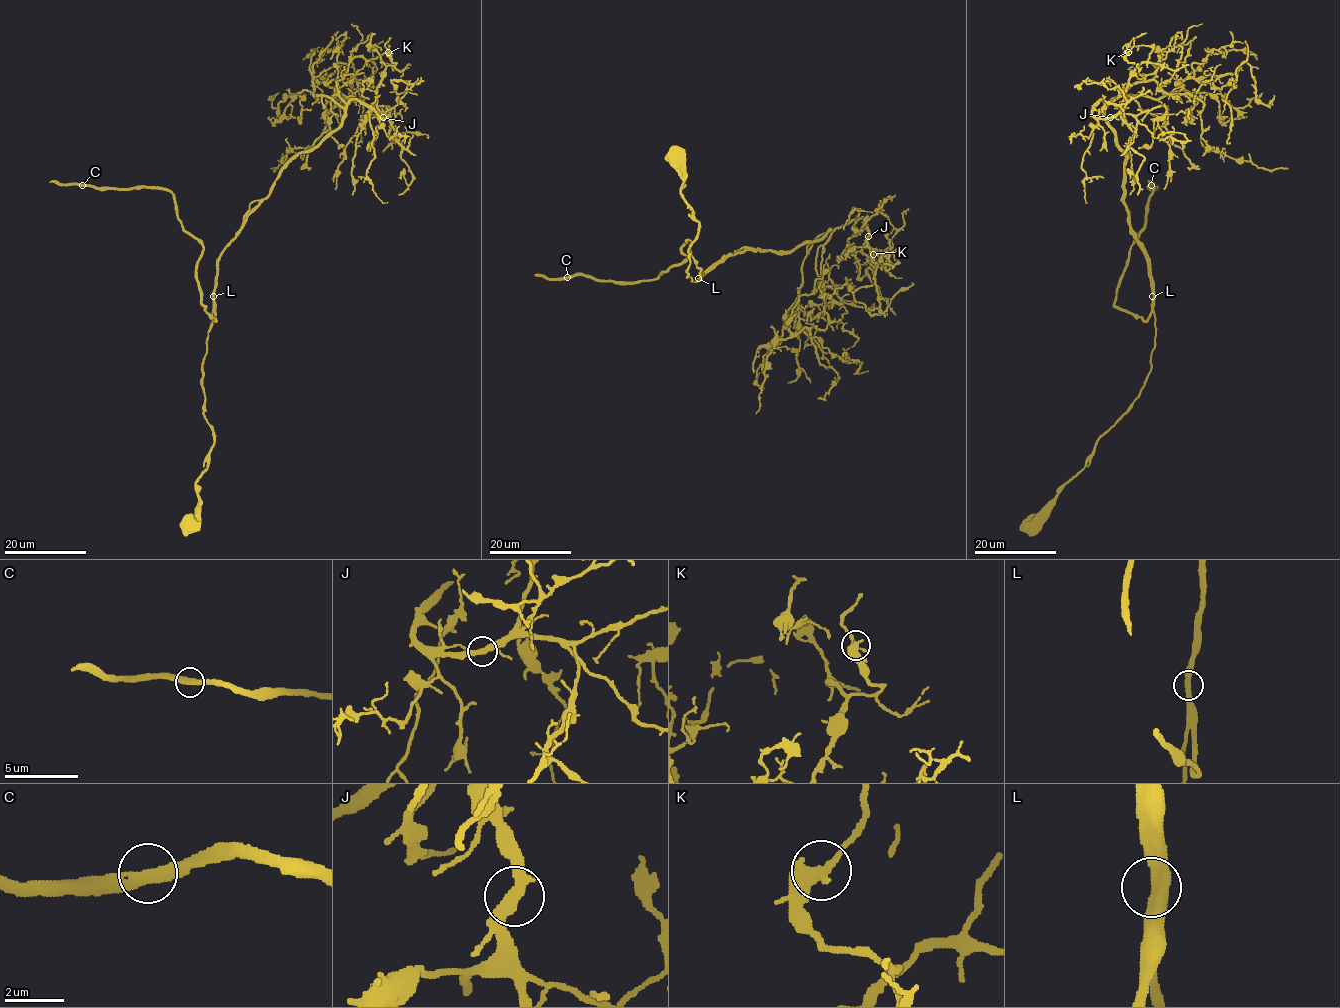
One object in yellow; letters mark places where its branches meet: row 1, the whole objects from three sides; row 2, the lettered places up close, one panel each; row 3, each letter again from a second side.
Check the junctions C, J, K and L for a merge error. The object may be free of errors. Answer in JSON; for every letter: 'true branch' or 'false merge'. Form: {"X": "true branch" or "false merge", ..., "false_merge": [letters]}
{"C": "true branch", "J": "true branch", "K": "true branch", "L": "true branch", "false_merge": []}

